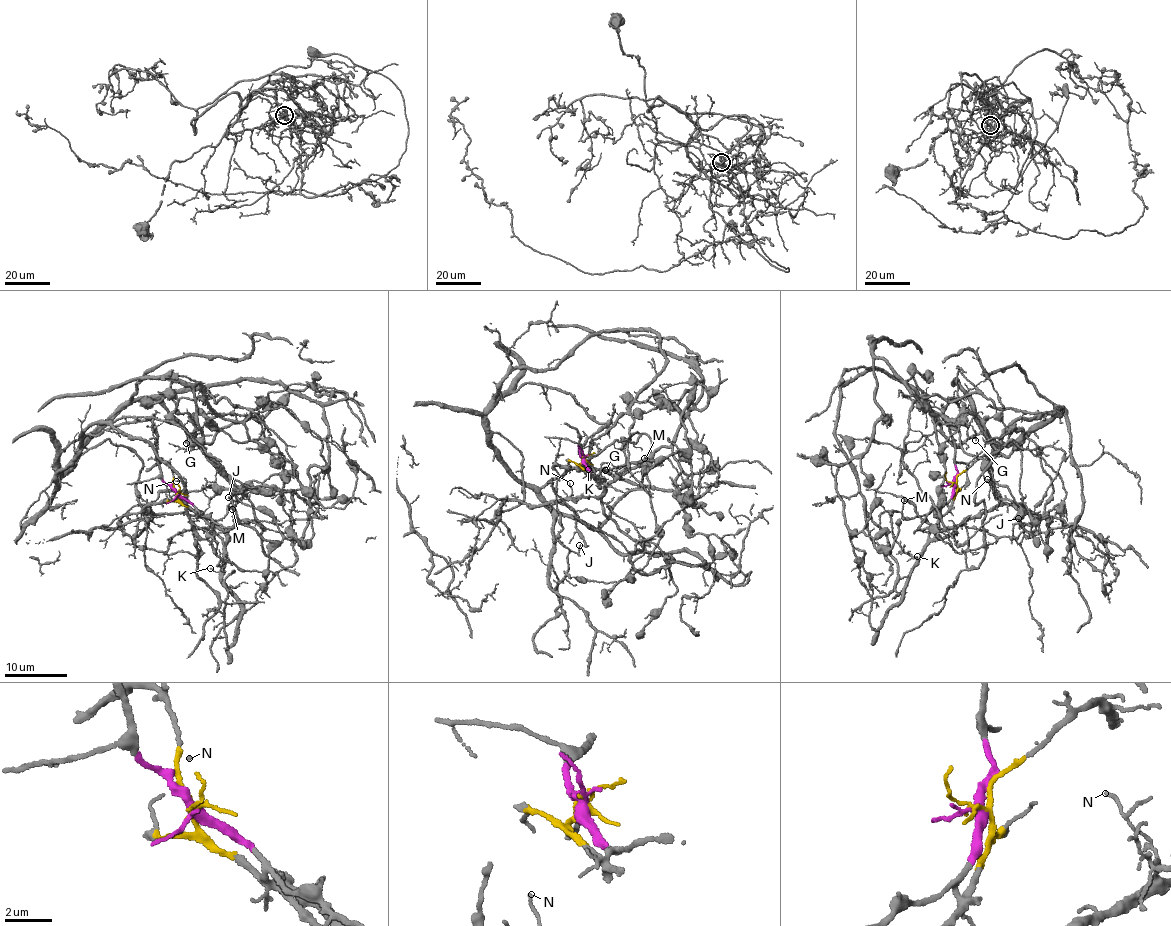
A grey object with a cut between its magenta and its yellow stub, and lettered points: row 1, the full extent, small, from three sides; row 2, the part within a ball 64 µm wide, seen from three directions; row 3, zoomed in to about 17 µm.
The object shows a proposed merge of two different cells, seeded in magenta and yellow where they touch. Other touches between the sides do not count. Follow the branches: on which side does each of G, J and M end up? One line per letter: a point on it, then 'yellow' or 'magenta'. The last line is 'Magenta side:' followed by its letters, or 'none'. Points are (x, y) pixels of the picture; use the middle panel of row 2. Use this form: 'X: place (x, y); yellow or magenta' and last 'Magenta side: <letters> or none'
G: place (605, 470); magenta
J: place (579, 545); magenta
M: place (644, 458); magenta
Magenta side: G, J, M

